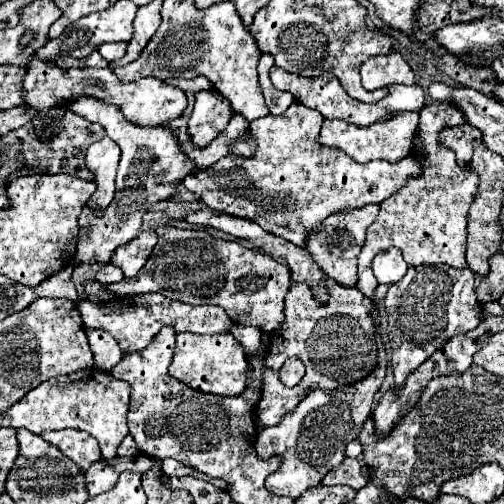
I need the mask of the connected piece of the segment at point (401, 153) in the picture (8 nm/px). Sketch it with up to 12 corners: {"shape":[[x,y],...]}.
{"shape":[[419,111],[369,127],[325,119],[319,143],[360,164],[411,153]]}

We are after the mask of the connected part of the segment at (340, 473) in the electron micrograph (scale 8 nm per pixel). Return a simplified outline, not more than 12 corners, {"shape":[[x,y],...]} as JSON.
{"shape":[[347,457],[325,475],[323,485],[367,485],[363,461]]}

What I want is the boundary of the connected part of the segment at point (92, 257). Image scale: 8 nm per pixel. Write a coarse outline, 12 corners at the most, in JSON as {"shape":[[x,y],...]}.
{"shape":[[71,103],[121,147],[111,207],[79,217],[79,265],[107,263],[193,169],[173,131]]}

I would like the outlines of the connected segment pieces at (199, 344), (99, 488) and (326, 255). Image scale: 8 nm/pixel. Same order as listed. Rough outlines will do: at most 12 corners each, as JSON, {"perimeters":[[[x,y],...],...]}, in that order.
{"perimeters":[[[179,333],[169,373],[195,391],[245,391],[231,333]],[[147,455],[101,459],[85,473],[89,495],[107,493],[123,471],[143,473]],[[379,205],[331,215],[307,251],[343,287]]]}

